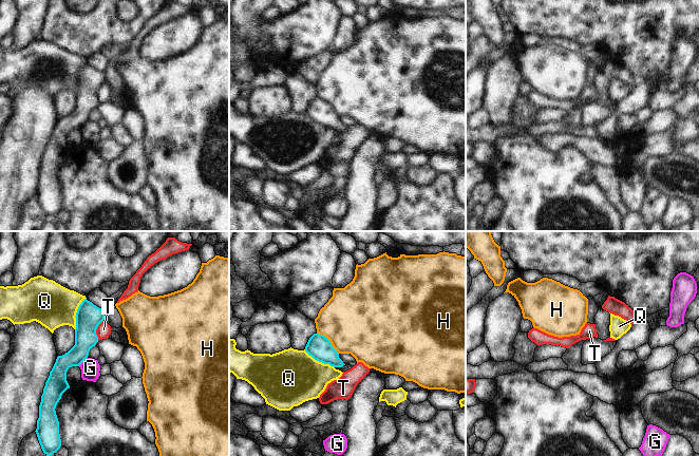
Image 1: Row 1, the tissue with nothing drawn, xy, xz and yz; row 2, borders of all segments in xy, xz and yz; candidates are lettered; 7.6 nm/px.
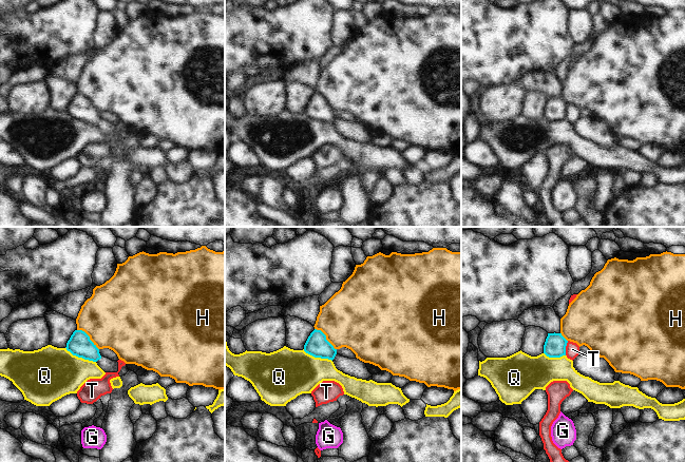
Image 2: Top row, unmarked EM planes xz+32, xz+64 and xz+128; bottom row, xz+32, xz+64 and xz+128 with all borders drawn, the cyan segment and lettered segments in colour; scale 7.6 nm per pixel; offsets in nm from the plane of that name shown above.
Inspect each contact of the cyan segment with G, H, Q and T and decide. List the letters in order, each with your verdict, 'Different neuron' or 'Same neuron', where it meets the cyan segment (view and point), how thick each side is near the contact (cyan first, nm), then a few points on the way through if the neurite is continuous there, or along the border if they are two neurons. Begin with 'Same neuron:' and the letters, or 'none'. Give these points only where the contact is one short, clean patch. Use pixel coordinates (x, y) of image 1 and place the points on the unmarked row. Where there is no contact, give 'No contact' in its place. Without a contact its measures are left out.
Same neuron: none
G: Different neuron. Touches cyan at xy (82, 125). Thickness 170 nm (cyan) against 150 nm. Boundary: xy (87, 120), (78, 129)
H: Different neuron. Touches cyan at xz (329, 105). Thickness 180 nm (cyan) against 500 nm. Boundary: xz (317, 95), (329, 105), (338, 117)
Q: Different neuron. Touches cyan at xy (76, 77). Thickness 190 nm (cyan) against 340 nm. Boundary: xy (86, 61), (77, 73), (75, 93)
T: Different neuron. Touches cyan at xy (96, 92). Thickness 190 nm (cyan) against 110 nm. Boundary: xy (102, 83), (96, 93), (97, 102).

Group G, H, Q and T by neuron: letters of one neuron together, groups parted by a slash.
G / H / Q / T

